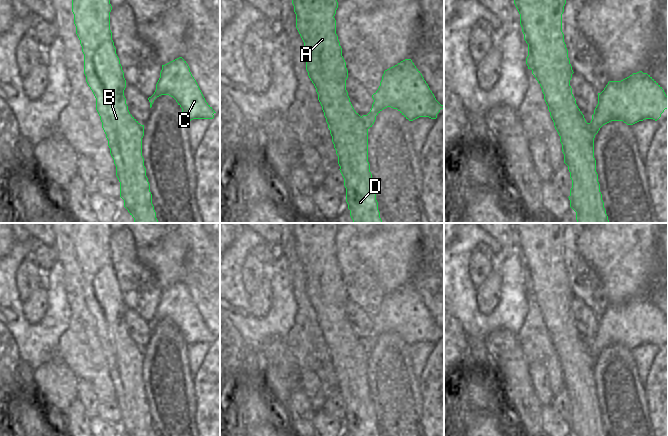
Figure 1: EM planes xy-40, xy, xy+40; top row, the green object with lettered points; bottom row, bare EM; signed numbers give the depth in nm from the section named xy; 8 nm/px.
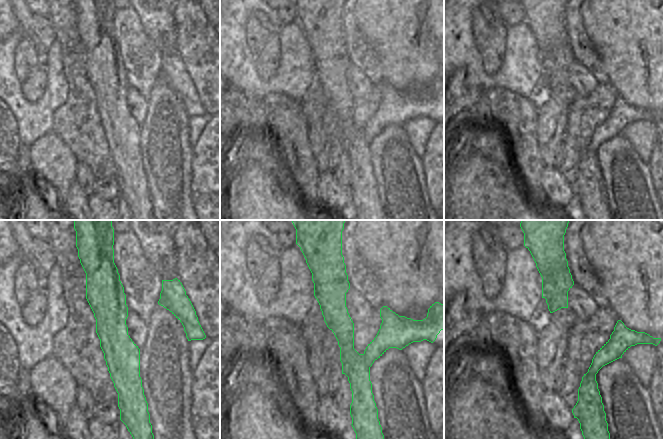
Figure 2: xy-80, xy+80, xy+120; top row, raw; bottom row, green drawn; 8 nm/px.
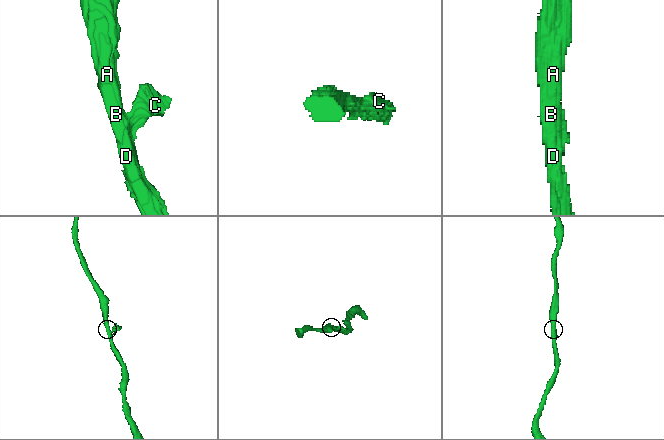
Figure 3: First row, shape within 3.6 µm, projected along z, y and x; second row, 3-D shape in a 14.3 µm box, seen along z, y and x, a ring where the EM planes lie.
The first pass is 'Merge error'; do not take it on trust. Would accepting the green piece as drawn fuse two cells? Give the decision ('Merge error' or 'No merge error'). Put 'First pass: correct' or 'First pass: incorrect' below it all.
Merge error.
First pass: correct

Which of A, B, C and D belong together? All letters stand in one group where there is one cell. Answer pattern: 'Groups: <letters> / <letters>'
Groups: A B D / C.

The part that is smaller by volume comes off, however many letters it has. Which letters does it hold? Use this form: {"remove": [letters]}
{"remove": ["C"]}

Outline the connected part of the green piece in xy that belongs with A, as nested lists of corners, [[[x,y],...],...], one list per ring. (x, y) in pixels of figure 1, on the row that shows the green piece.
[[[292,0],[292,4],[296,14],[296,28],[306,48],[306,70],[316,88],[338,156],[350,216],[354,223],[382,223],[368,162],[368,129],[362,117],[354,110],[346,90],[348,70],[336,34],[334,18],[338,2],[337,0]]]

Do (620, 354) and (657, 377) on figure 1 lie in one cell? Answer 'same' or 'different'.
different

